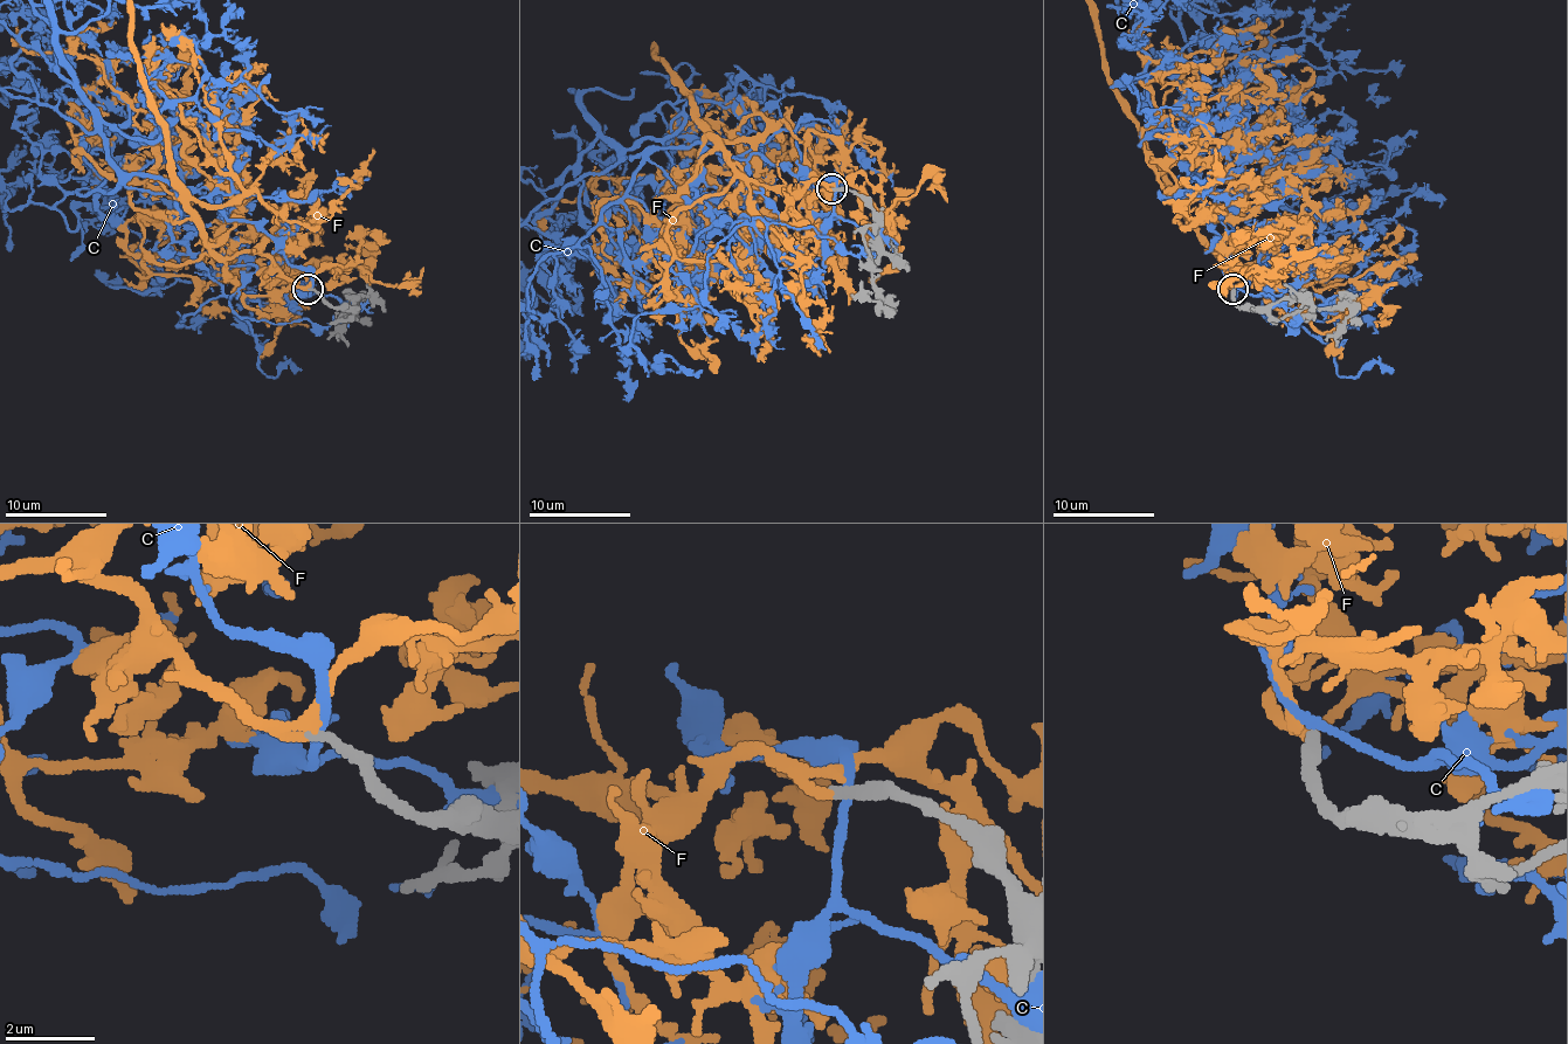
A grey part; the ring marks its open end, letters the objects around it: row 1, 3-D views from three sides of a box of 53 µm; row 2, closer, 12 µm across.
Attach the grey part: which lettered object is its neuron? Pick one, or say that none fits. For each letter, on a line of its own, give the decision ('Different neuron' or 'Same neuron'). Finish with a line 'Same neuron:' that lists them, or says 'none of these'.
C: Different neuron
F: Same neuron
Same neuron: F

